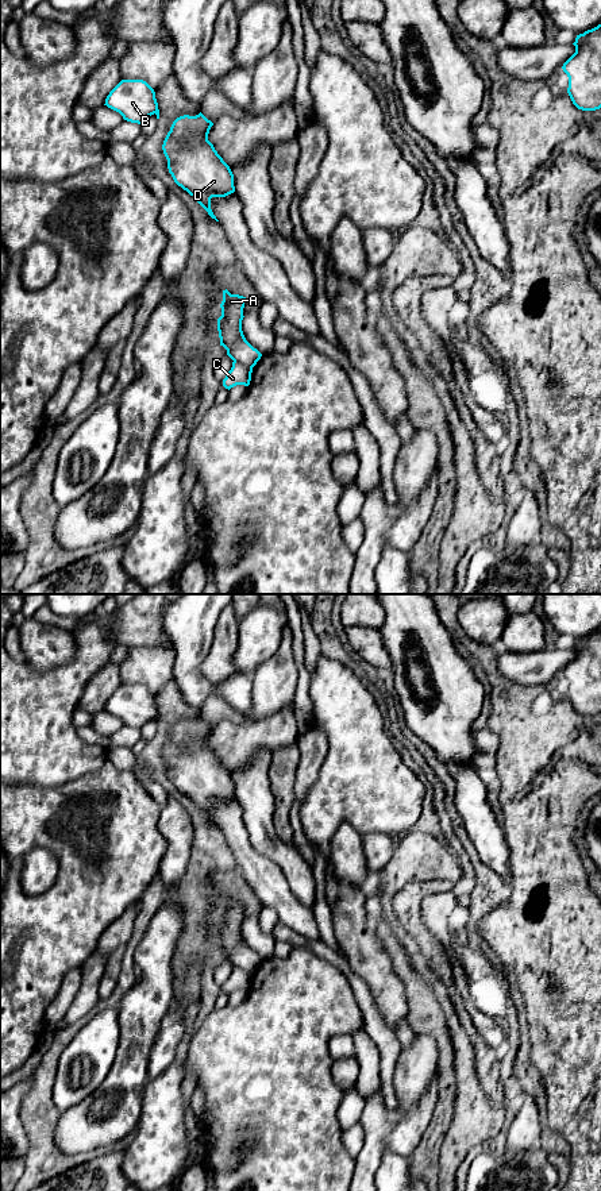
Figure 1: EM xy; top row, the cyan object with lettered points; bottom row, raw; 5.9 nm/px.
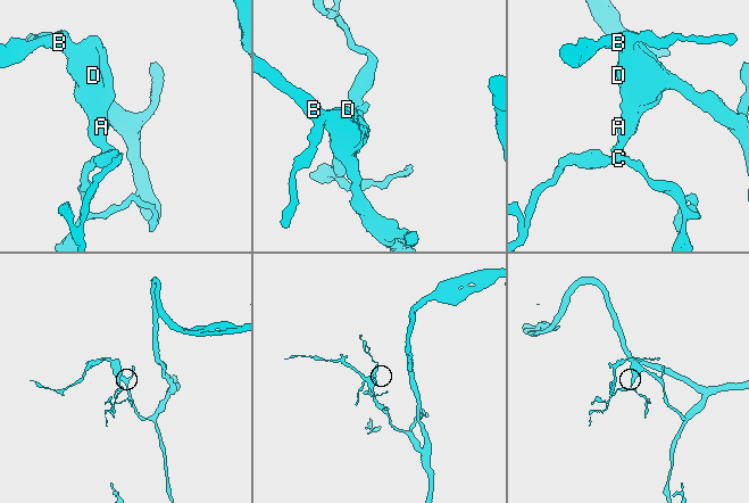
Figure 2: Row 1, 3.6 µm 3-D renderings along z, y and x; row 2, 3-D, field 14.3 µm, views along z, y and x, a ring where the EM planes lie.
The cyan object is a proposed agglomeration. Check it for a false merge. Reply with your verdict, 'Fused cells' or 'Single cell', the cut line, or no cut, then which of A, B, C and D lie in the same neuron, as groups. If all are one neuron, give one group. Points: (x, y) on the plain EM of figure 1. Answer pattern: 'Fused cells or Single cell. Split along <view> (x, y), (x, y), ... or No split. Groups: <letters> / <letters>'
Fused cells. Split along xy (234, 966), (239, 966), (251, 974). Groups: A B D / C

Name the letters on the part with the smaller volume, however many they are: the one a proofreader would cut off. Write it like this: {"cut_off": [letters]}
{"cut_off": ["C"]}

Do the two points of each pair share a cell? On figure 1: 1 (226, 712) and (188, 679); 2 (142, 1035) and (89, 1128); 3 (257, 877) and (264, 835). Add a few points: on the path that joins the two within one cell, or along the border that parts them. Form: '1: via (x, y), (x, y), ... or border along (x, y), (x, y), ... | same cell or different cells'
1: border along (199, 706), (210, 696), (219, 694), (237, 710) | different cells
2: via (131, 1062), (127, 1075), (127, 1094), (115, 1114) | same cell
3: border along (245, 828), (250, 844), (270, 859), (284, 877) | different cells

